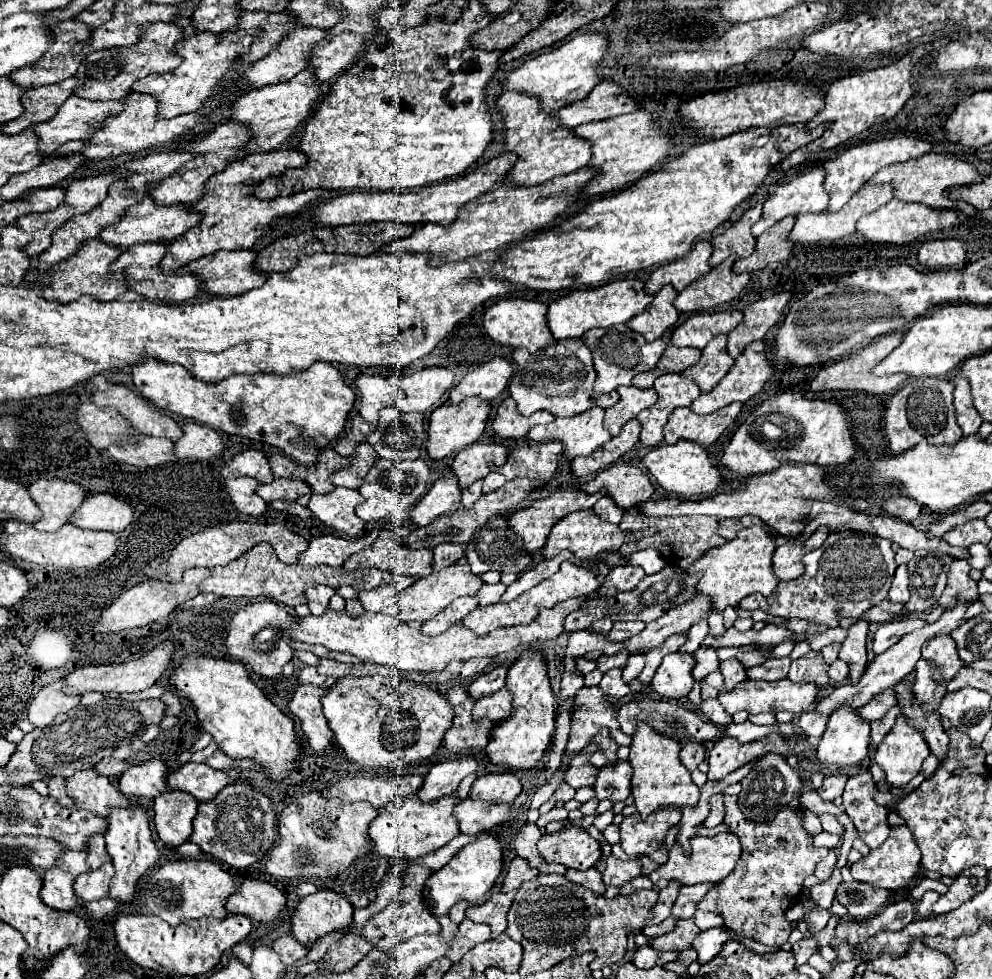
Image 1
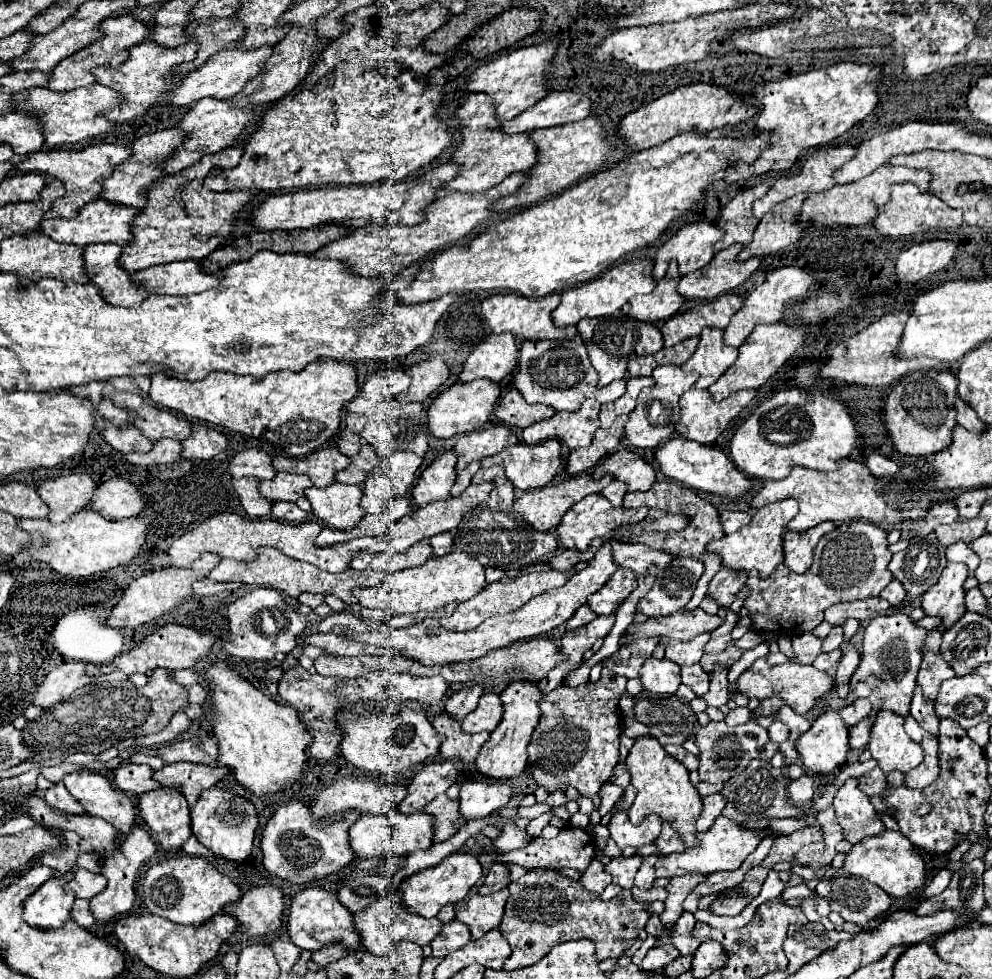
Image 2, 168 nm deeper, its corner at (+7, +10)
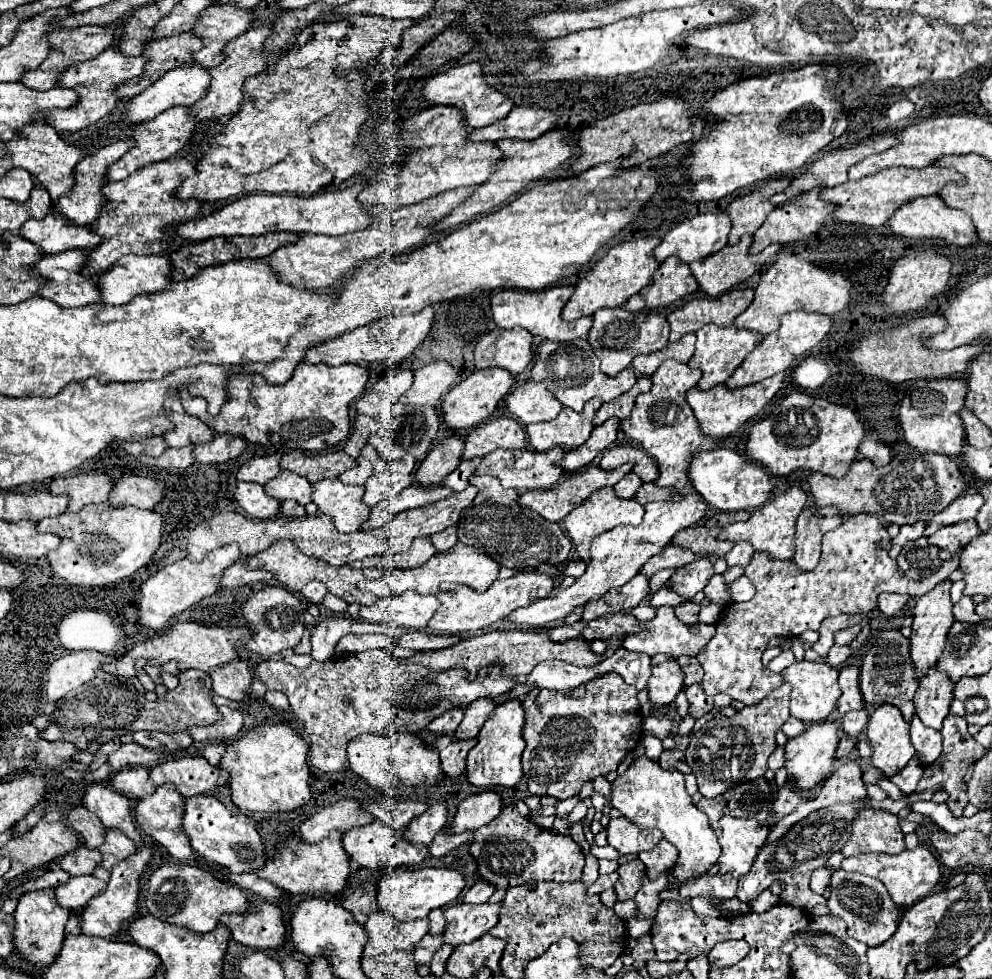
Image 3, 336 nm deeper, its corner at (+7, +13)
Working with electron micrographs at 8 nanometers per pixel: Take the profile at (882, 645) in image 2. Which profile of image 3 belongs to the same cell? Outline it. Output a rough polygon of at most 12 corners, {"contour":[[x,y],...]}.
{"contour":[[883,631],[863,657],[861,693],[915,715],[909,639]]}

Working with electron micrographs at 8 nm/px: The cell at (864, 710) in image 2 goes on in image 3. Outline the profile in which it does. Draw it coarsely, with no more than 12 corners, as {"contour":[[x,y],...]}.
{"contour":[[865,709],[841,717],[847,737],[859,737],[867,725]]}

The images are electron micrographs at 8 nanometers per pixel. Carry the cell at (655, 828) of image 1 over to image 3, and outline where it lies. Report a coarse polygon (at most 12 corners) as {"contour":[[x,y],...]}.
{"contour":[[611,819],[607,841],[621,855],[651,851],[661,831]]}

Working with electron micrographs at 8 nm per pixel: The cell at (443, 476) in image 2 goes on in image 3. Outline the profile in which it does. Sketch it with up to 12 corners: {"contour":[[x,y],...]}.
{"contour":[[461,437],[443,439],[415,473],[423,487],[441,481],[459,467]]}

